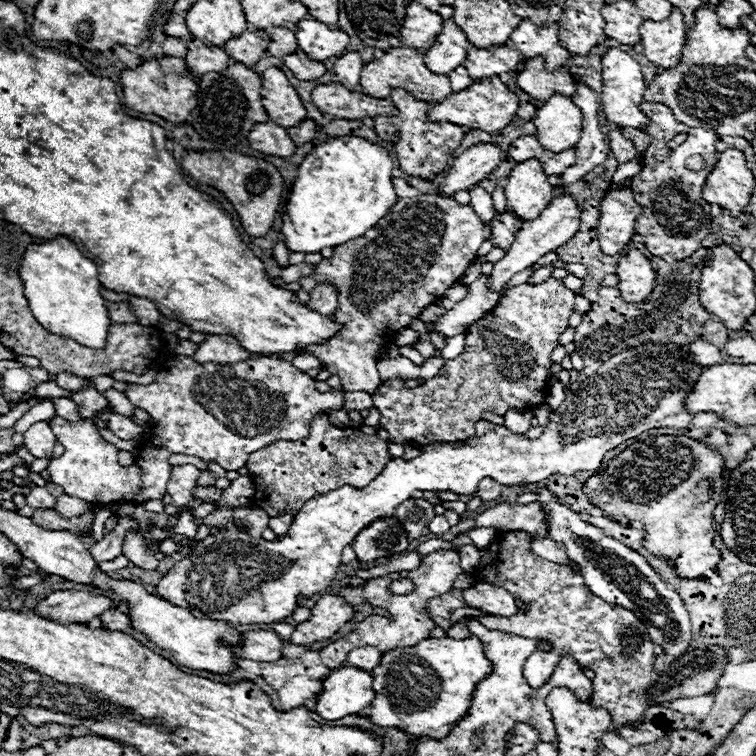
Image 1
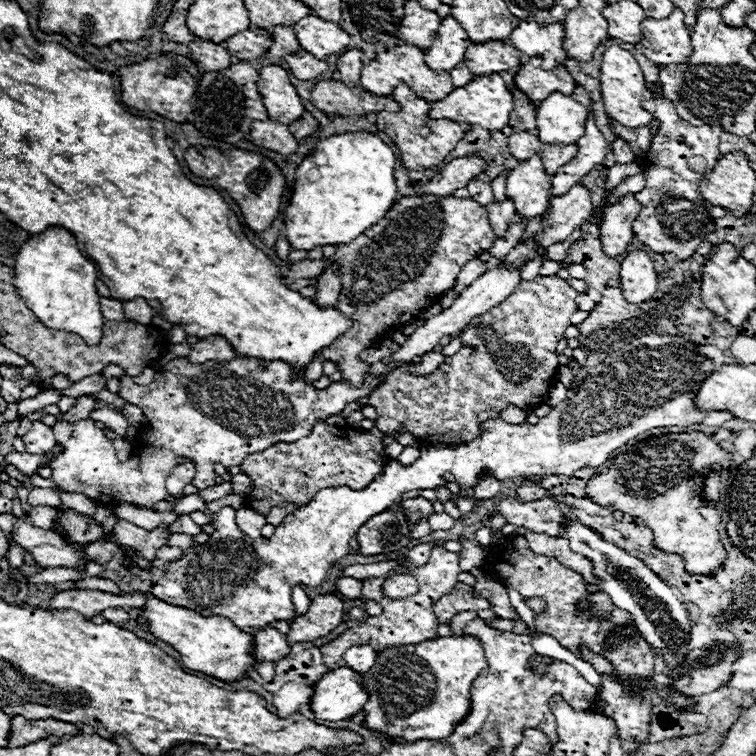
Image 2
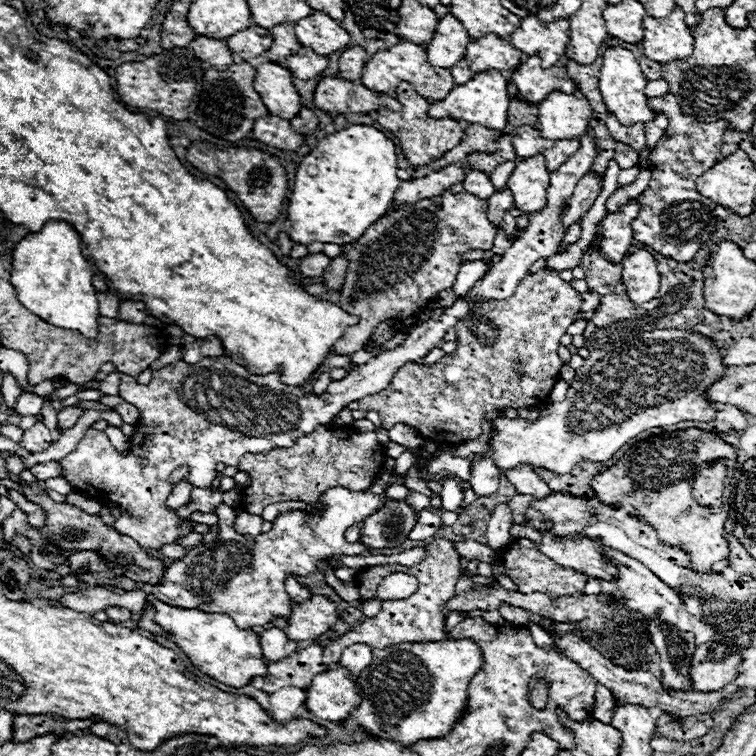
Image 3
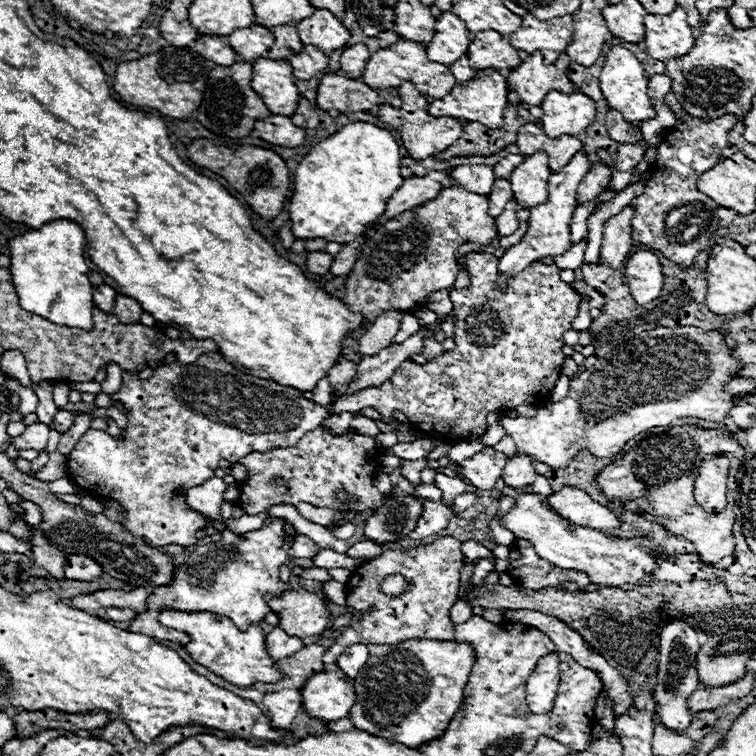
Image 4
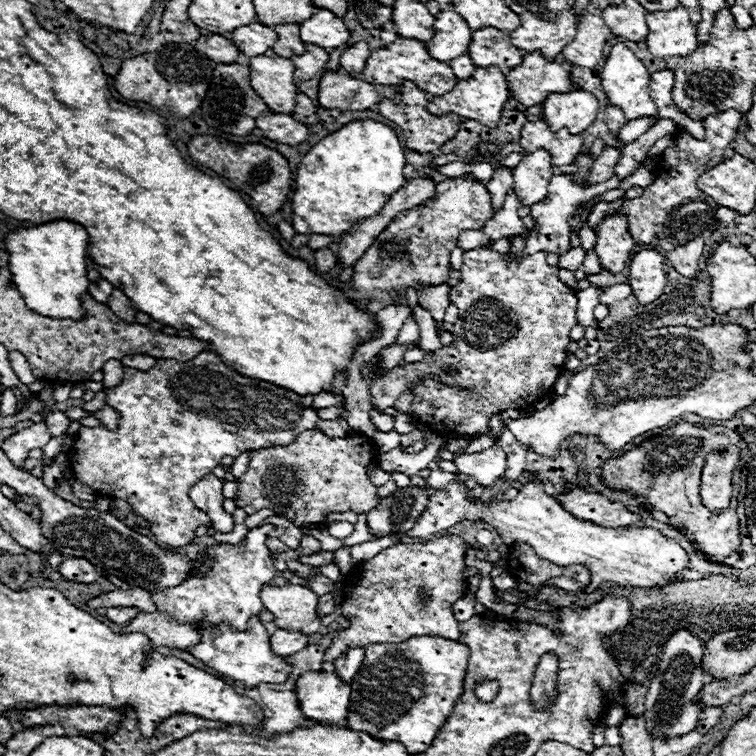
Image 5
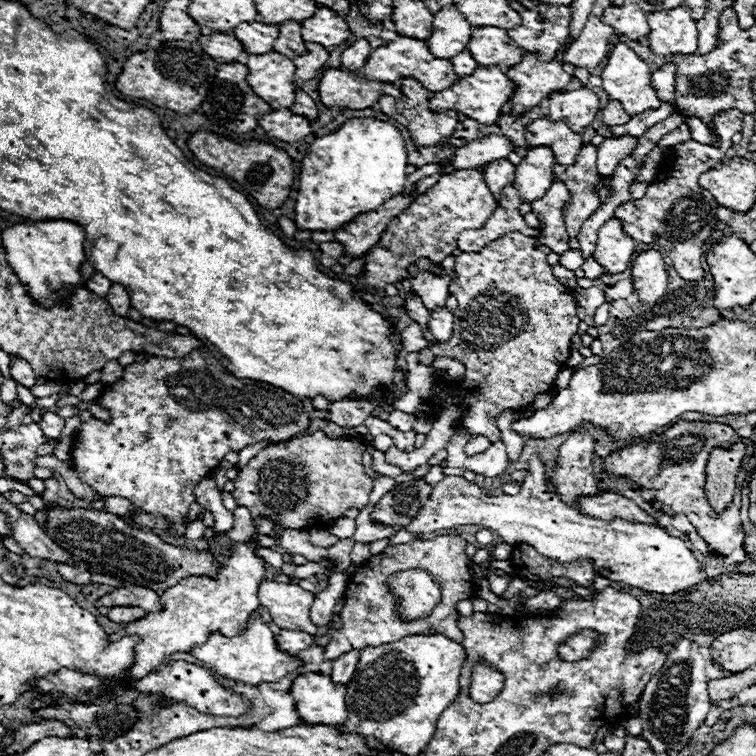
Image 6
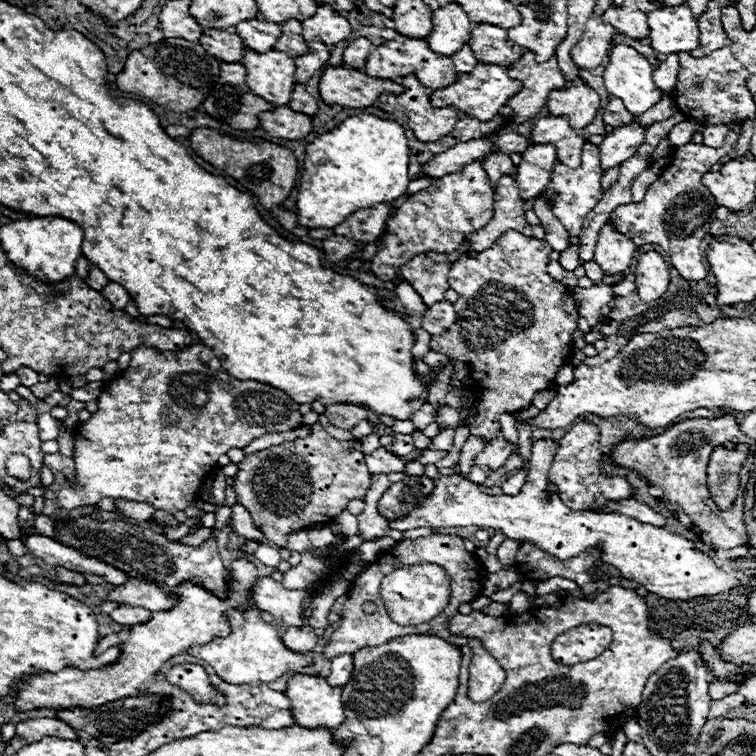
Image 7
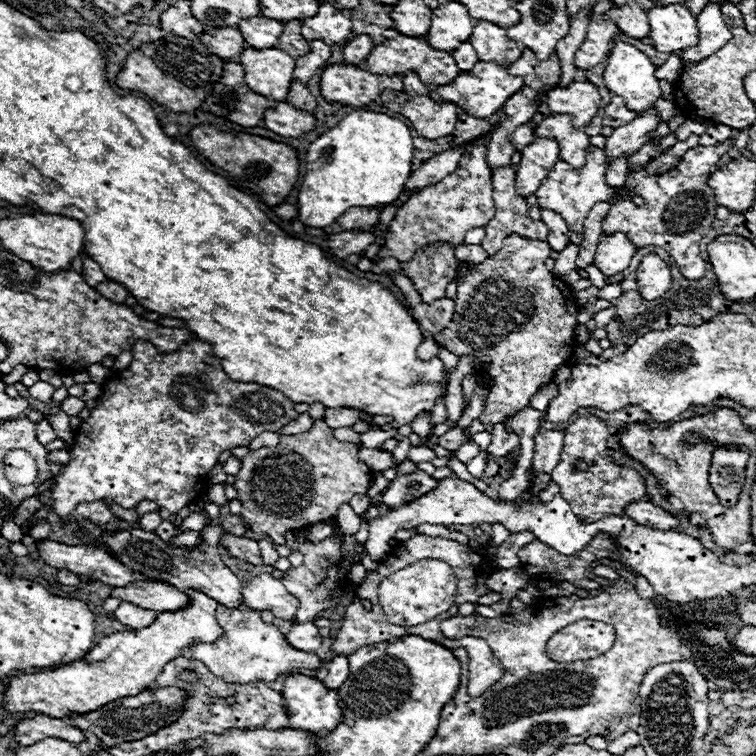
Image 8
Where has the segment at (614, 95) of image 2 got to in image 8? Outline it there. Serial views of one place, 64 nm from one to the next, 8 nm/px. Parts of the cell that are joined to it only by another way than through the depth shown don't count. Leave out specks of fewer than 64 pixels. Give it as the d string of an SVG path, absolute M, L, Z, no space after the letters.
M616 42L604 68L604 84L610 92L624 98L626 108L634 112L644 112L646 108L654 106L656 100L660 100L660 86L654 72L656 66L650 62L650 58L644 52L640 52L636 46L630 46L626 42Z

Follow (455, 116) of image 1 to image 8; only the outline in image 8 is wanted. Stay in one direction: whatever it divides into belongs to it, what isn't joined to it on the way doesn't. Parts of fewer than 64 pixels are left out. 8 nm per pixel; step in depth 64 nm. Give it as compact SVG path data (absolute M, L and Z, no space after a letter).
M478 60L472 70L460 72L460 76L456 80L452 80L452 84L444 84L444 88L432 88L430 96L436 102L452 102L476 118L488 118L490 114L498 112L504 106L504 102L512 94L516 94L522 86L524 86L522 78L512 76L504 66L498 66L496 62Z

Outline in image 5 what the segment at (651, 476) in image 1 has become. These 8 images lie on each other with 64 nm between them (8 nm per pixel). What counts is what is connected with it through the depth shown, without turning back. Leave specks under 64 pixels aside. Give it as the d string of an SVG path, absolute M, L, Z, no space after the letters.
M678 422L674 428L668 428L662 434L642 442L642 446L636 446L618 458L606 460L602 464L600 478L608 488L622 488L636 496L646 496L646 506L664 512L668 516L668 524L688 528L694 540L702 544L706 554L726 558L740 548L740 522L736 512L738 506L730 506L722 512L710 512L700 500L700 478L706 456L714 450L728 450L730 446L740 448L740 460L752 456L748 444L730 428Z

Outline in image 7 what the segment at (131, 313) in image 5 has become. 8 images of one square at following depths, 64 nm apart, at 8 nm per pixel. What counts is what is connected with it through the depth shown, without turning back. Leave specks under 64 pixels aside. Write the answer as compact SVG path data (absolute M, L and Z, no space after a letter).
M108 282L100 292L102 292L102 296L104 296L106 300L110 300L112 306L116 306L118 310L124 310L126 304L128 304L128 300L130 300L128 290L126 290L124 286L116 284L116 282Z

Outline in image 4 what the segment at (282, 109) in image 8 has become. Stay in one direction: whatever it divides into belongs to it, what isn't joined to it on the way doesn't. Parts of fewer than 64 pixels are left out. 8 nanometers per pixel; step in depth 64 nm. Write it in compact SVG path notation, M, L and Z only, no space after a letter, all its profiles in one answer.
M278 114L256 120L254 130L258 132L258 138L262 138L270 144L286 146L286 148L300 146L306 138L306 134L300 126L292 124L292 120L288 116L278 116Z

